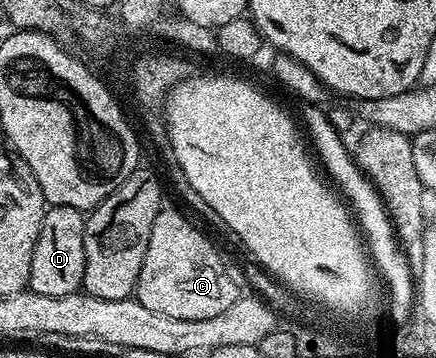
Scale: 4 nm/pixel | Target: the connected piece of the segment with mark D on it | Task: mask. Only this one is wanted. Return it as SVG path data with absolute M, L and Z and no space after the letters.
M55 205L45 210L43 227L31 255L31 271L28 288L39 295L71 295L82 288L81 280L85 274L85 234L86 214L75 207Z

